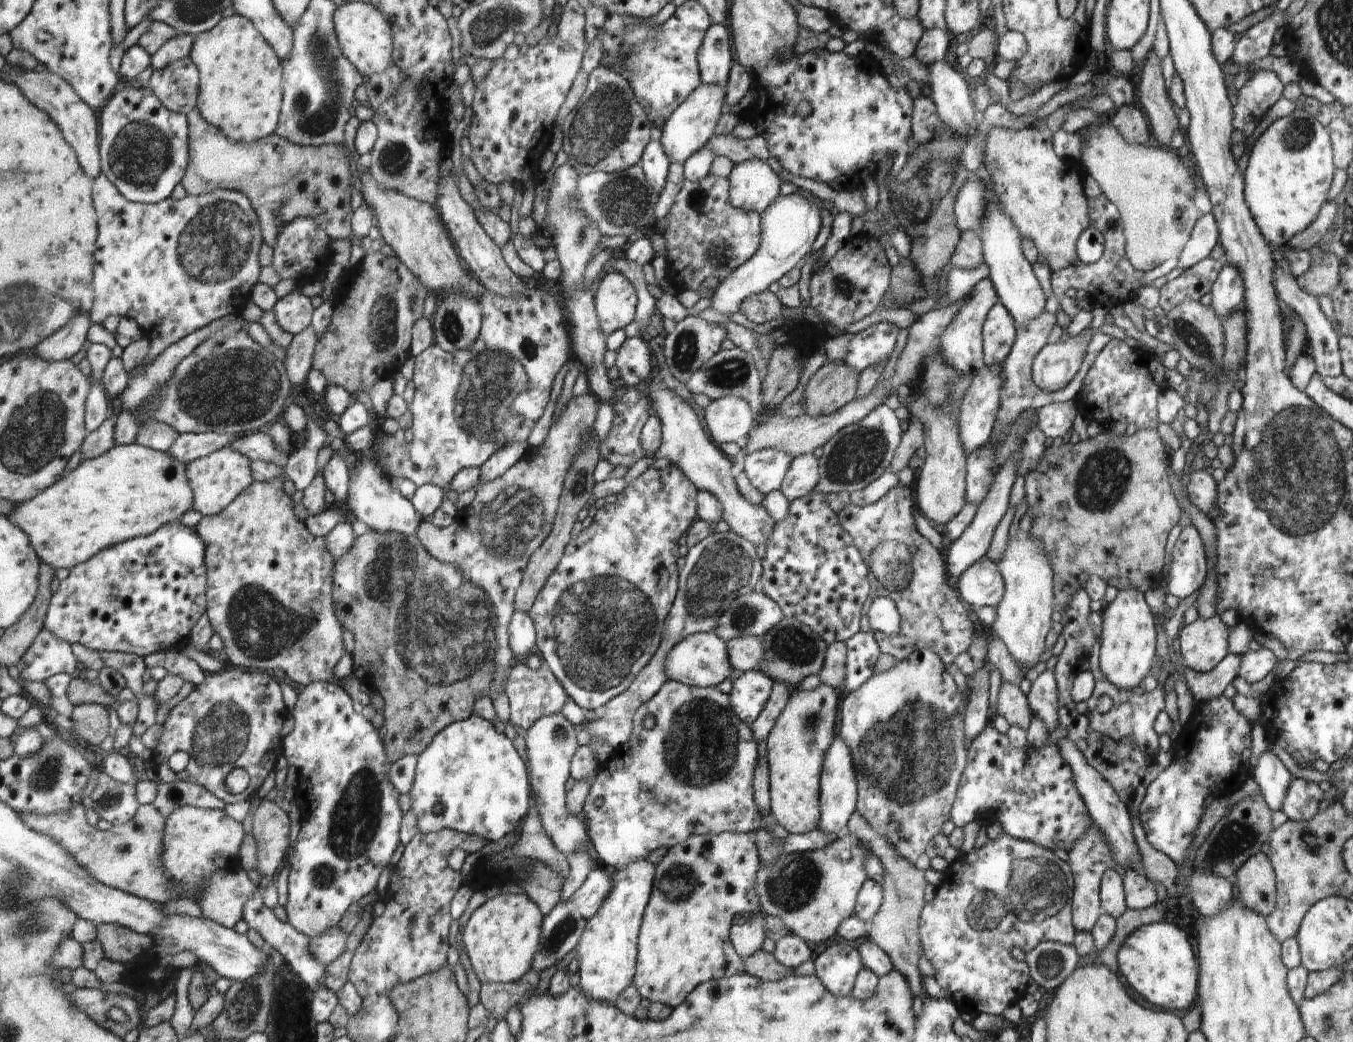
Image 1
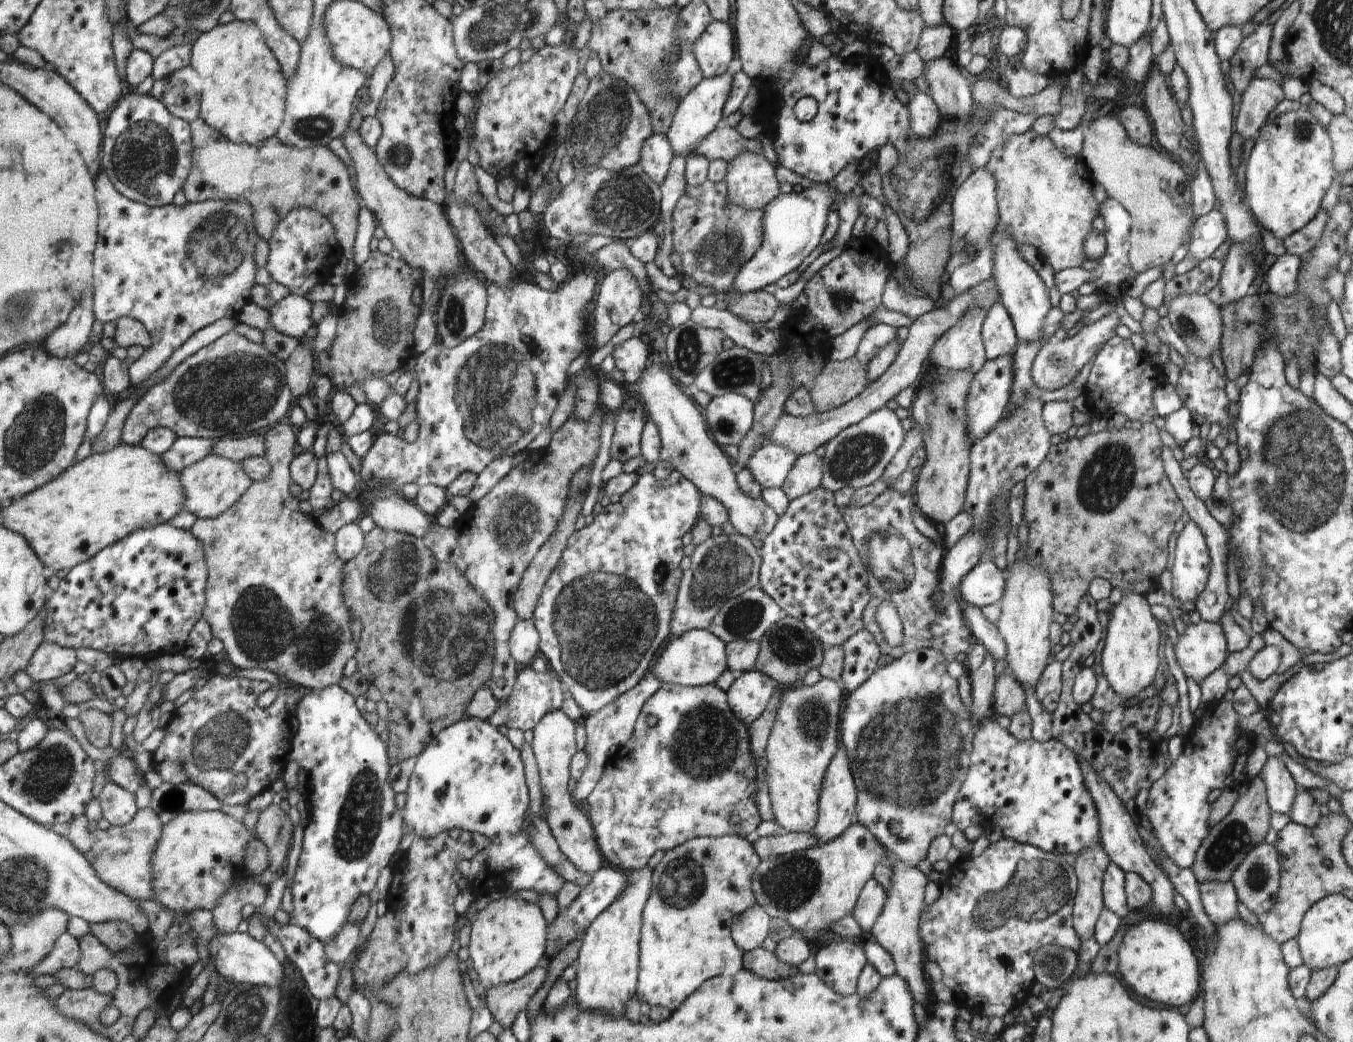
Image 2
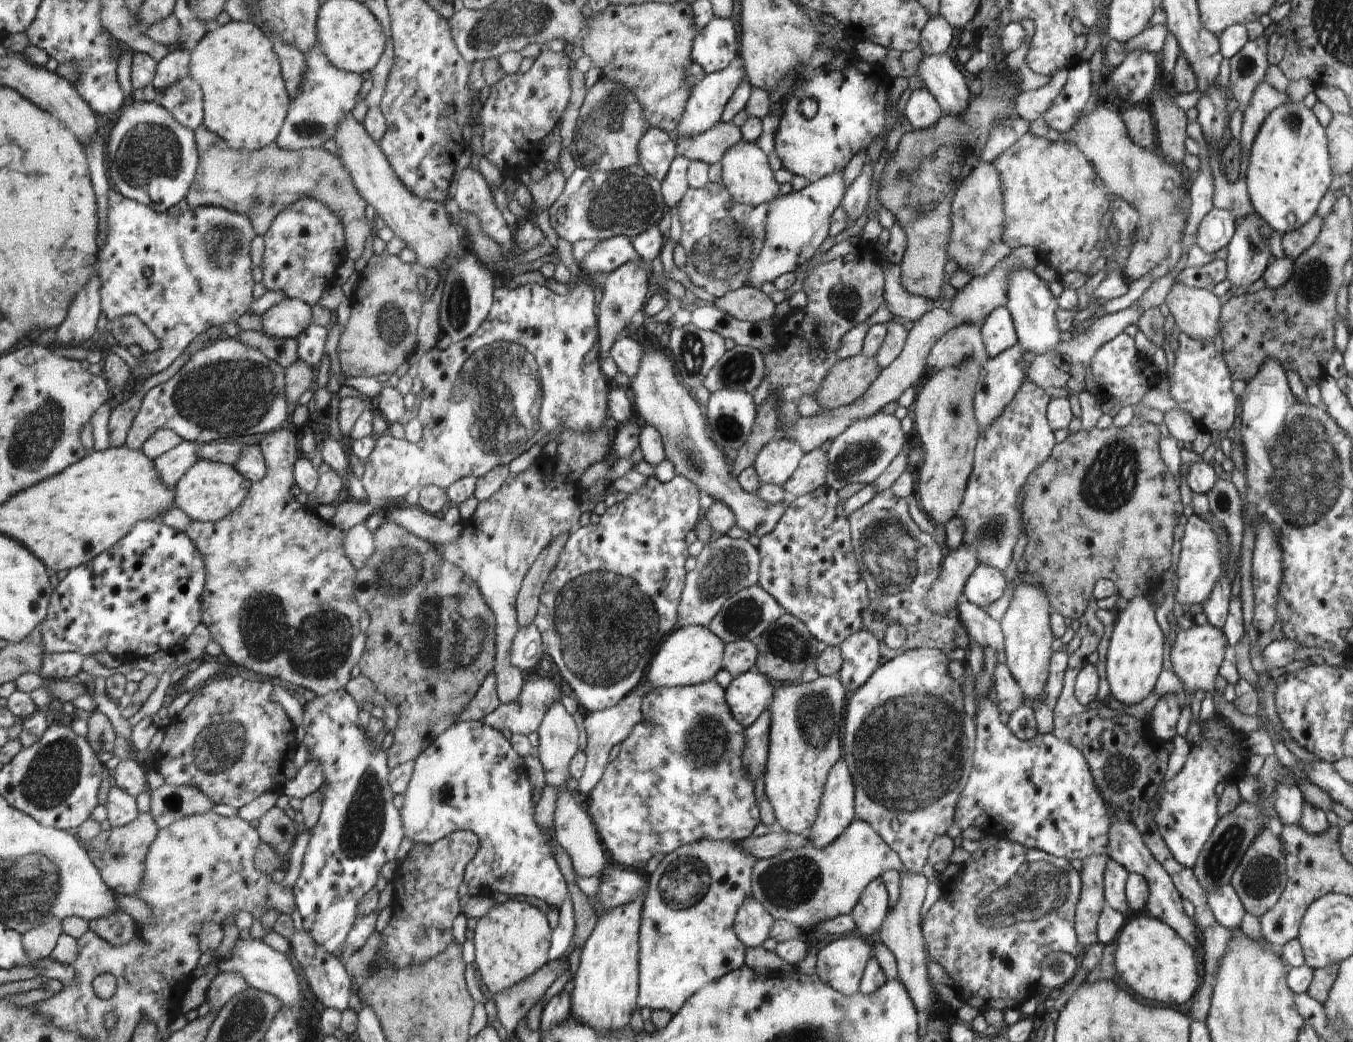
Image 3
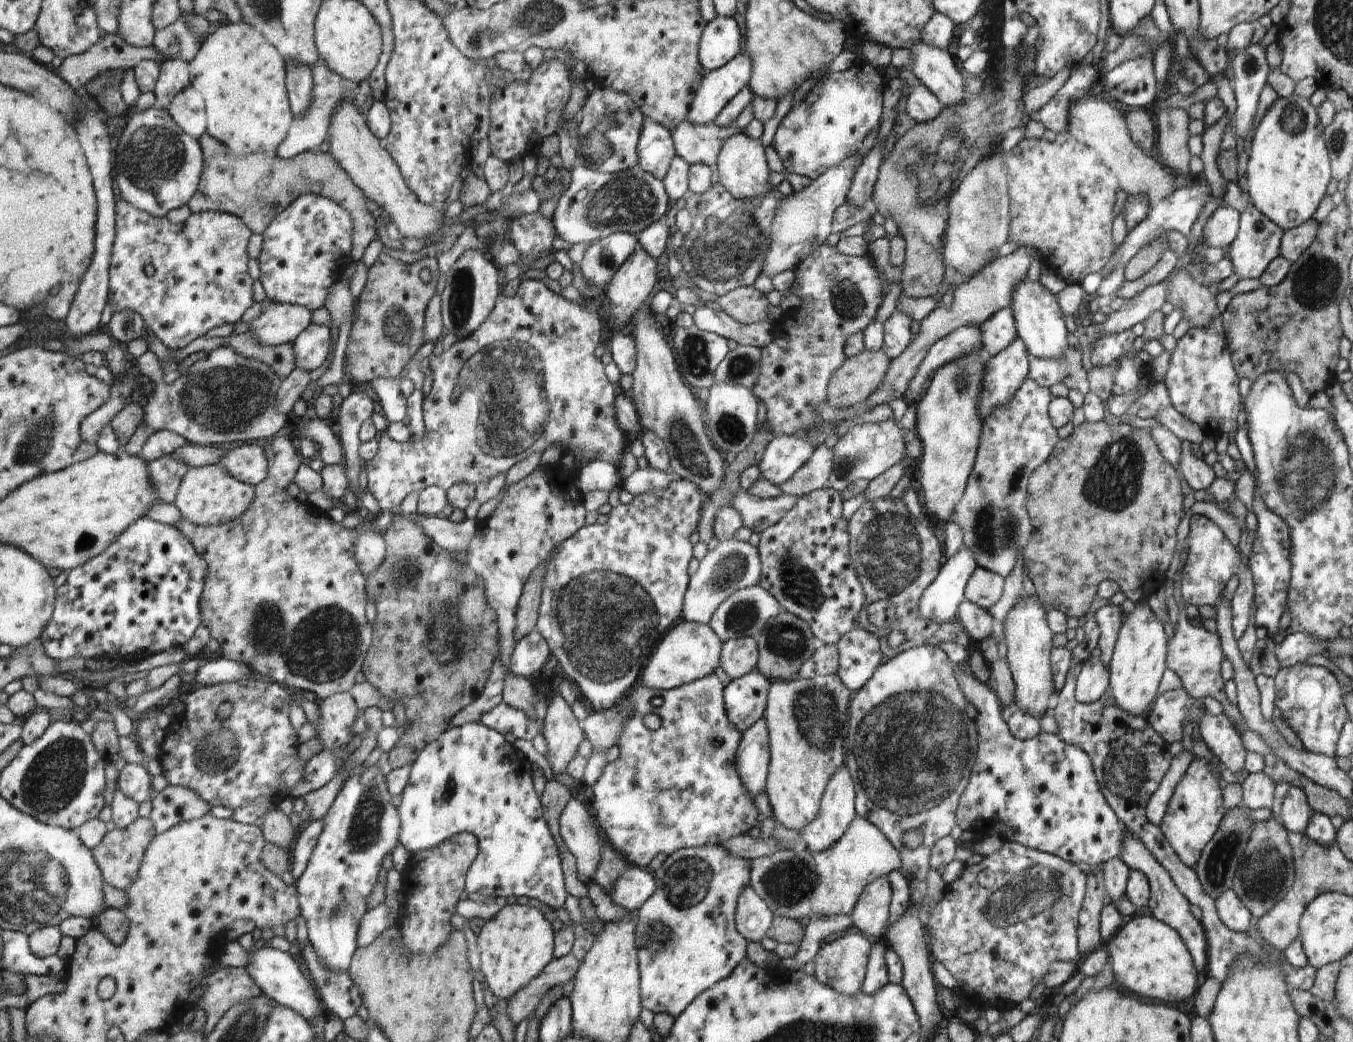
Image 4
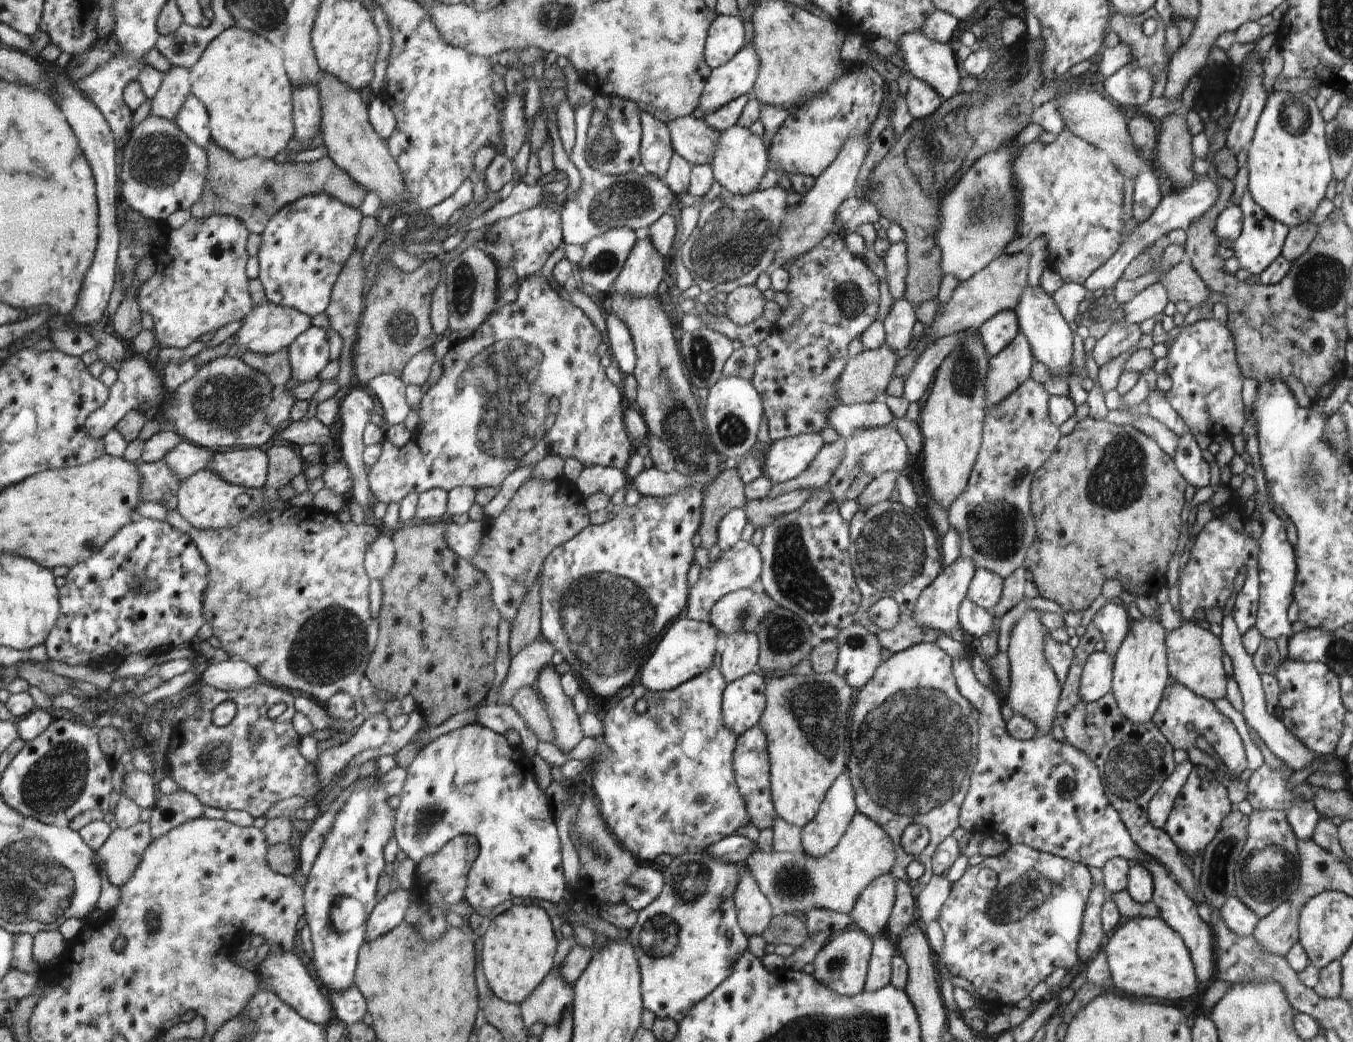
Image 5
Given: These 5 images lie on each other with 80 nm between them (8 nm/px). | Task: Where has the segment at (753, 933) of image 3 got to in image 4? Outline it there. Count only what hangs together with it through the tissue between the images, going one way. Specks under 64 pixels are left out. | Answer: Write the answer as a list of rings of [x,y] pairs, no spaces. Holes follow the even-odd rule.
[[[751,885],[746,886],[740,895],[740,900],[737,902],[737,930],[748,942],[761,942],[768,936],[774,918],[773,912],[765,900],[754,891]]]

